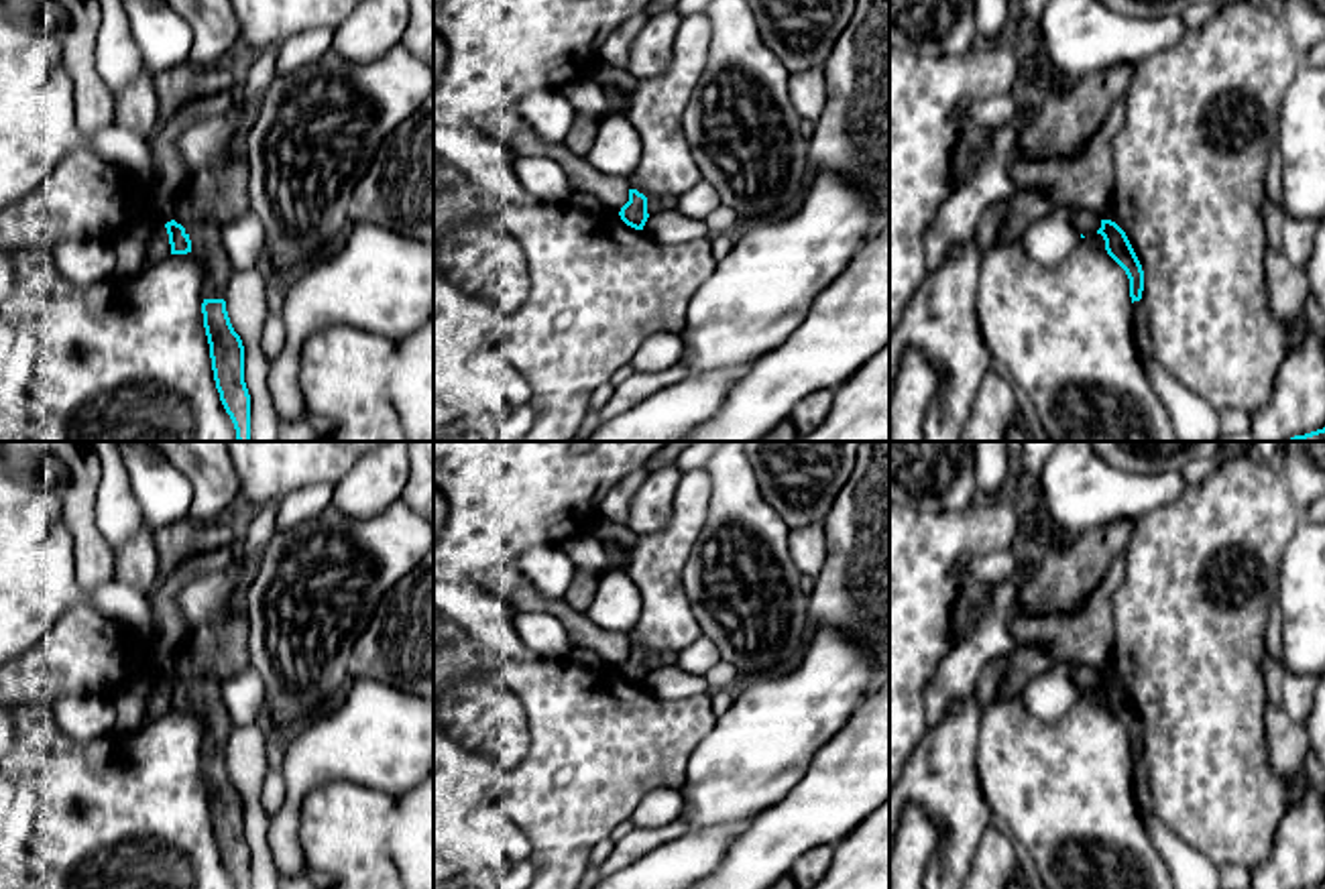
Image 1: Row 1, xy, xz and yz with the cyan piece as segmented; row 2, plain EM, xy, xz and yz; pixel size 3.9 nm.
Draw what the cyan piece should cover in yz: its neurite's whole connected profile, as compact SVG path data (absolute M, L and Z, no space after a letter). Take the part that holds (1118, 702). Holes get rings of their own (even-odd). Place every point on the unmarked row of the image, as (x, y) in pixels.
M1083 663L1079 665L1075 679L1083 692L1093 688L1103 692L1107 710L1126 726L1130 734L1132 759L1140 757L1144 747L1144 726L1126 688L1115 677L1101 675Z

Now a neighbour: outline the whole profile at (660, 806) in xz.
M655 787L631 814L633 828L664 828L682 816L684 799L678 789Z

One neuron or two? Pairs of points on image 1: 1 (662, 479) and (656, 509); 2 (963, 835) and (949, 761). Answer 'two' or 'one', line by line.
1: one
2: one

